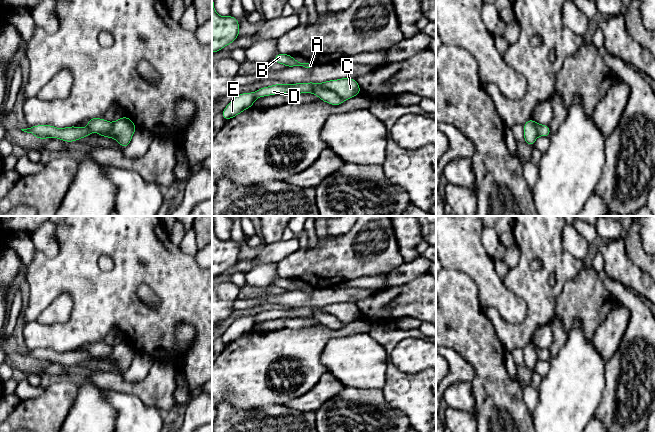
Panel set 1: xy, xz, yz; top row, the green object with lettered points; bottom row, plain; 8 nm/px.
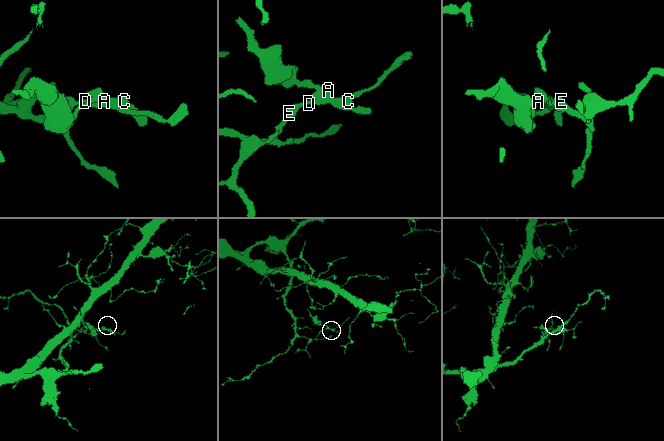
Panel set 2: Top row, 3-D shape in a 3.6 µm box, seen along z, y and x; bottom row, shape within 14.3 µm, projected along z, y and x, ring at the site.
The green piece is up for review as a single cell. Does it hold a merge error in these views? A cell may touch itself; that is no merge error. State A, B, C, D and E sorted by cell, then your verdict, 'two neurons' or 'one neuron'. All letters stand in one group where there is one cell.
groups A B / C D E; two neurons

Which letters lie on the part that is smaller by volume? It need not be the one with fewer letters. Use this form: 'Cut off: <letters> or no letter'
Cut off: A, B

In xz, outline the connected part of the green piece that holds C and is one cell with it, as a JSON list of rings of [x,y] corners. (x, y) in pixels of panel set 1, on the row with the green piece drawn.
[[[340,78],[337,80],[328,80],[320,83],[323,88],[334,91],[344,100],[348,100],[351,97],[360,95],[361,90],[356,79],[352,78]]]

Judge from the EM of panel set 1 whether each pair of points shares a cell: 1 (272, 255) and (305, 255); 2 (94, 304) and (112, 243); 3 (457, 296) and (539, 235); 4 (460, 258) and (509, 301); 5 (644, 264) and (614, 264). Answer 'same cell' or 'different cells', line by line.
1: different cells
2: same cell
3: different cells
4: same cell
5: different cells

